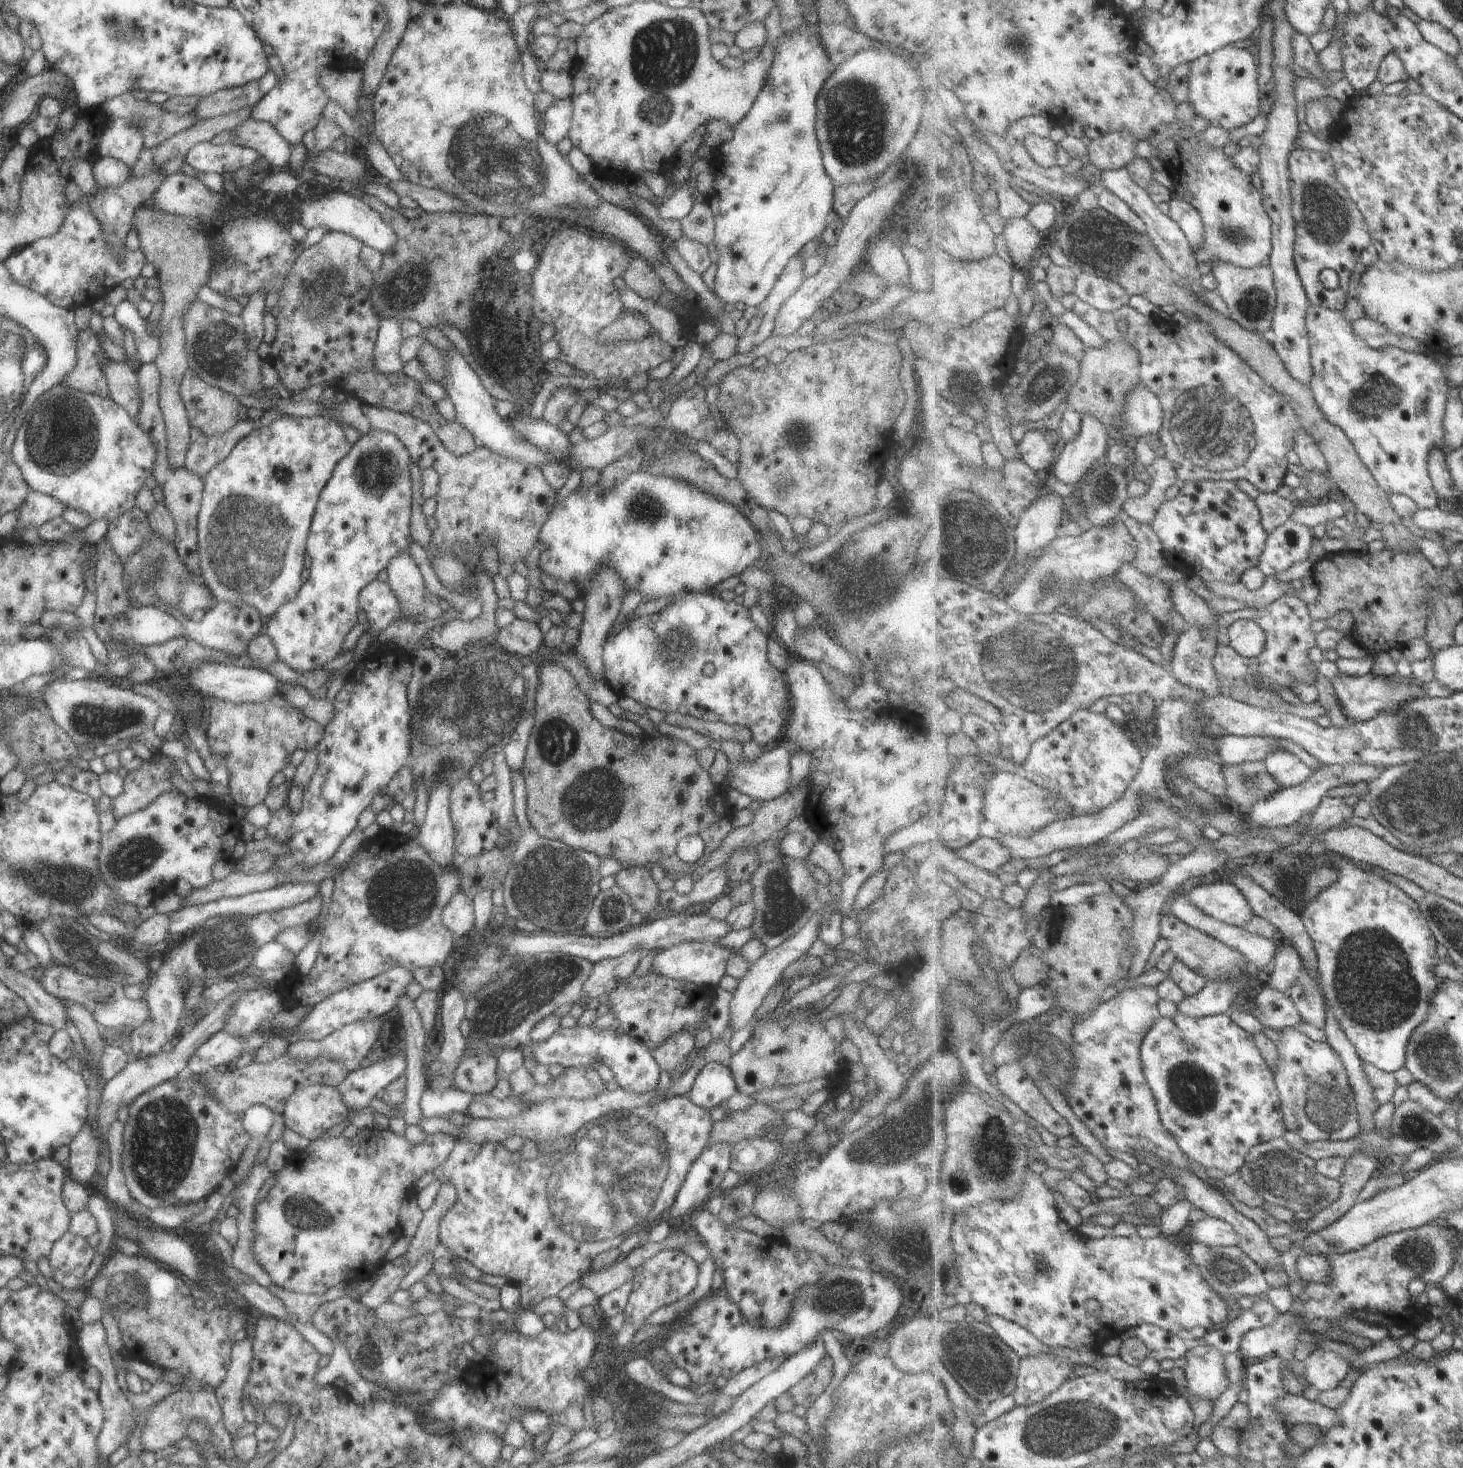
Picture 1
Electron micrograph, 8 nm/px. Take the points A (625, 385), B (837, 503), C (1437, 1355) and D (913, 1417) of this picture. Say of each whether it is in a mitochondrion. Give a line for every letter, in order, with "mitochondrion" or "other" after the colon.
A: other
B: other
C: other
D: other

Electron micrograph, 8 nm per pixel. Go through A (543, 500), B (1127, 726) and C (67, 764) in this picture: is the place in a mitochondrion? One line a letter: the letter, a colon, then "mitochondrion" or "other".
A: other
B: other
C: other

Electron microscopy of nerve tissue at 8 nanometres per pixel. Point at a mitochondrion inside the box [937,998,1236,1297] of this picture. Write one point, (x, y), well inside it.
(1046, 1052)

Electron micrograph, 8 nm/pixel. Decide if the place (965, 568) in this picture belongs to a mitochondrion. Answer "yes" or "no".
yes

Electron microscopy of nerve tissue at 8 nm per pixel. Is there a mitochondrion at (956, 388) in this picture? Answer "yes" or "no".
yes

